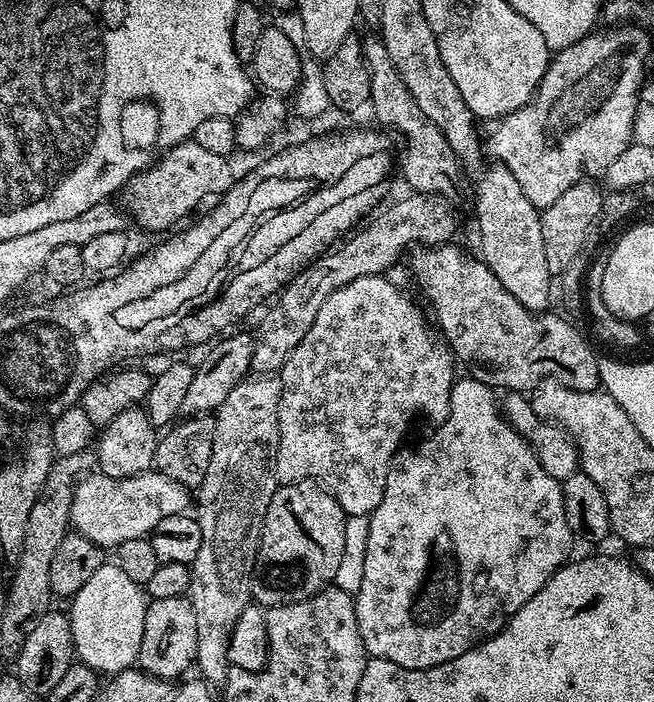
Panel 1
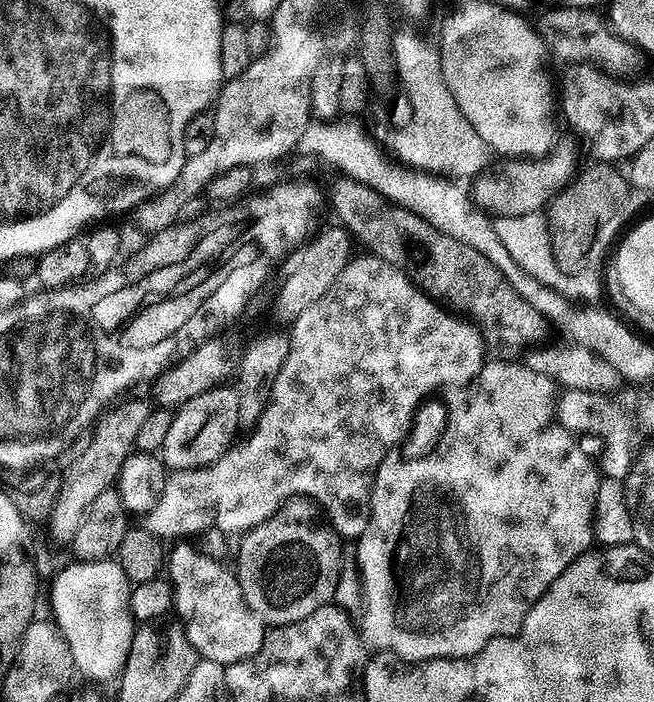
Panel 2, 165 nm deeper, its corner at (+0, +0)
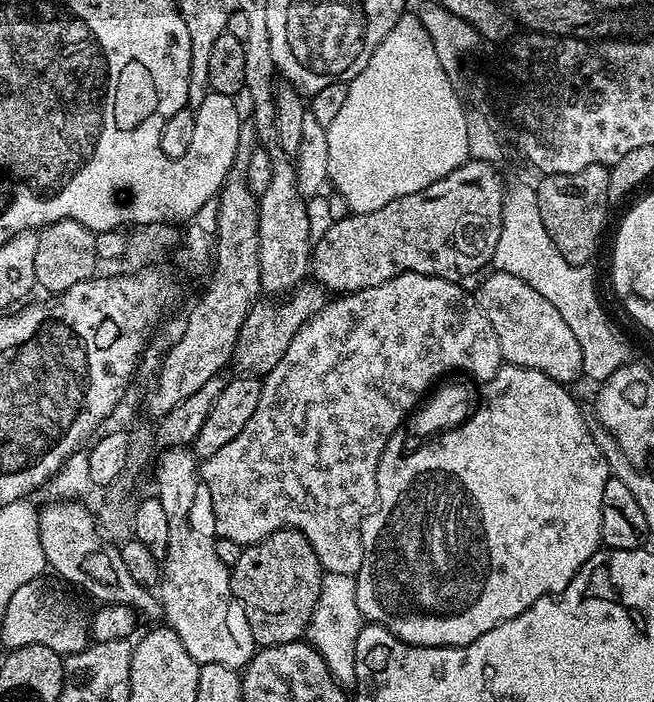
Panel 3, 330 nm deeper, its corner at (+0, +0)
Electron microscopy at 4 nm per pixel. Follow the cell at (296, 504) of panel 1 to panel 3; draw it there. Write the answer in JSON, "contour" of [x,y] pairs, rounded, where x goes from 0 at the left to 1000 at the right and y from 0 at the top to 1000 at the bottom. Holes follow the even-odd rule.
{"contour":[[[428,752],[369,785],[364,801],[352,806],[352,835],[376,875],[376,886],[382,886],[391,919],[425,920],[469,902],[480,863],[486,863],[495,816],[480,778],[453,752]]]}

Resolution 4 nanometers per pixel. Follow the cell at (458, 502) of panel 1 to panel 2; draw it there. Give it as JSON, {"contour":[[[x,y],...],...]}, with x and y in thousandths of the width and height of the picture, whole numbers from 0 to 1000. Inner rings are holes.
{"contour":[[[748,511],[731,527],[731,533],[708,548],[706,556],[699,564],[691,564],[685,570],[685,600],[679,604],[679,611],[673,615],[673,623],[667,627],[661,644],[654,644],[650,650],[642,650],[638,655],[616,655],[612,650],[595,647],[578,664],[573,678],[569,681],[569,715],[563,719],[563,748],[560,755],[550,765],[541,788],[546,811],[550,816],[550,836],[557,846],[557,858],[554,862],[554,873],[550,889],[547,886],[547,899],[554,907],[555,916],[564,925],[580,926],[587,932],[610,934],[619,943],[641,943],[644,940],[706,940],[713,934],[731,932],[751,912],[758,912],[765,906],[787,906],[794,900],[798,886],[804,880],[804,875],[817,863],[817,858],[823,858],[823,852],[829,852],[829,846],[847,829],[847,823],[853,823],[853,818],[859,818],[859,812],[865,812],[865,806],[872,806],[872,801],[878,801],[891,786],[901,785],[908,775],[908,731],[911,726],[911,705],[914,704],[914,692],[920,682],[920,672],[911,668],[911,661],[902,651],[893,645],[893,638],[885,632],[882,623],[876,617],[867,615],[864,610],[853,603],[850,591],[850,571],[853,568],[853,548],[849,541],[839,538],[835,533],[818,530],[807,524],[806,517],[781,519],[777,513],[752,513]]]}

